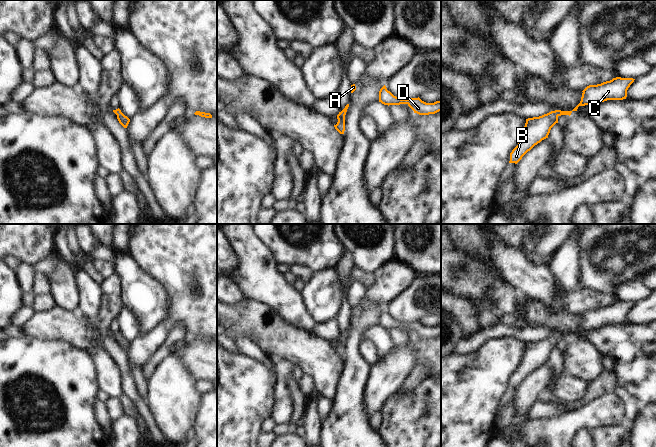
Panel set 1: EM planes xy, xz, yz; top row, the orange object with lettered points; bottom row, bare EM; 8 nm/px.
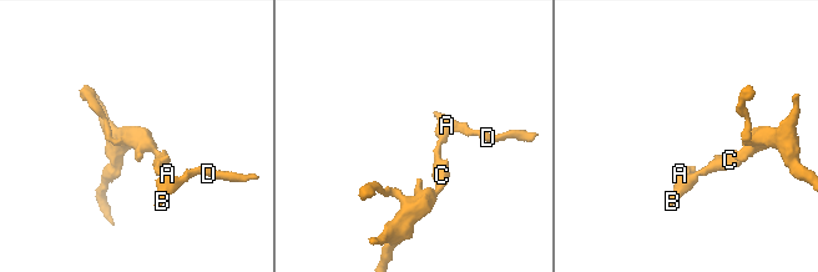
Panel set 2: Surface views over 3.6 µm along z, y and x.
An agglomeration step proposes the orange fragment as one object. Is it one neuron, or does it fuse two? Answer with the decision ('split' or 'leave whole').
leave whole

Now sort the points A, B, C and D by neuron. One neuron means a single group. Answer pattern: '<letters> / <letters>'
A B C D

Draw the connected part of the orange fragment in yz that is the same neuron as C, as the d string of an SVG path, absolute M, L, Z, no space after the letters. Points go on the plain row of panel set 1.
M616 301L597 309L589 309L582 316L580 327L572 335L555 334L539 341L526 343L522 362L510 377L509 387L517 388L535 369L548 362L551 352L558 347L561 339L571 339L579 330L601 327L607 324L623 324L633 302Z

